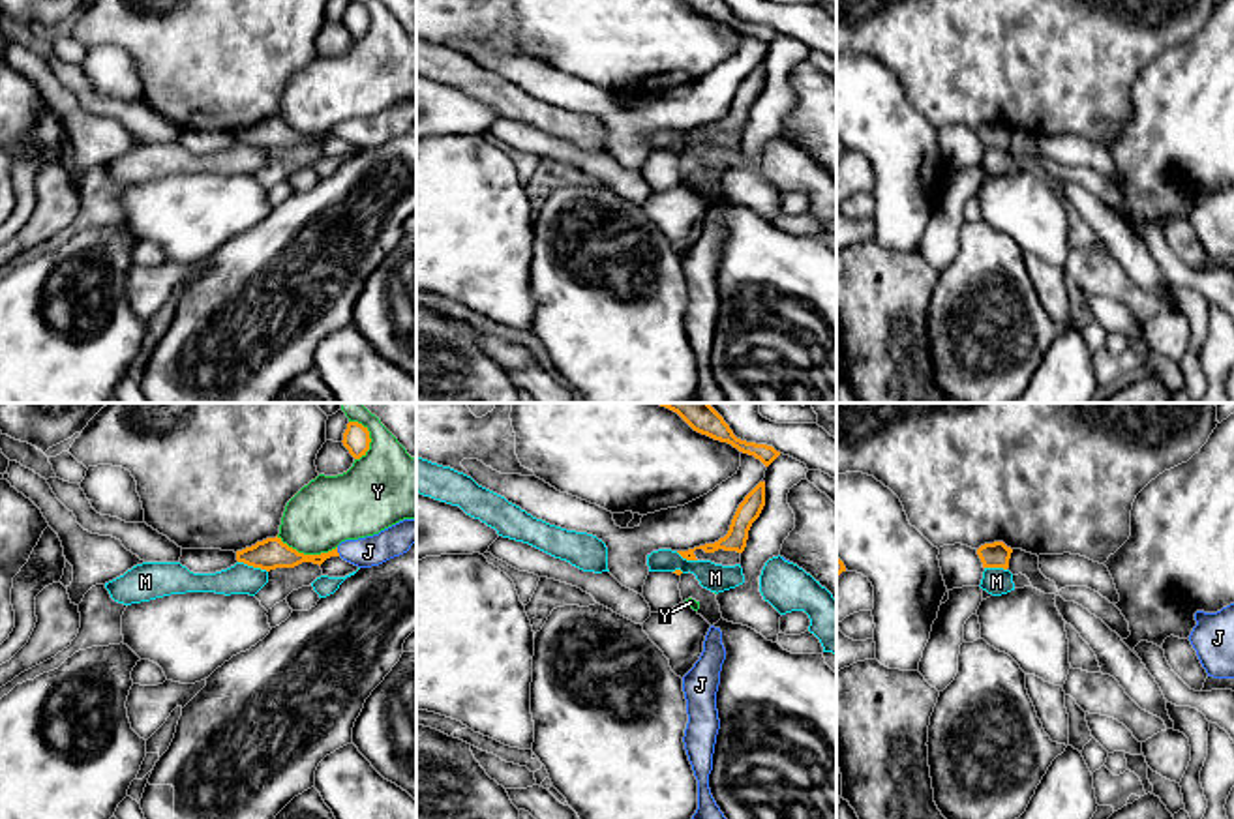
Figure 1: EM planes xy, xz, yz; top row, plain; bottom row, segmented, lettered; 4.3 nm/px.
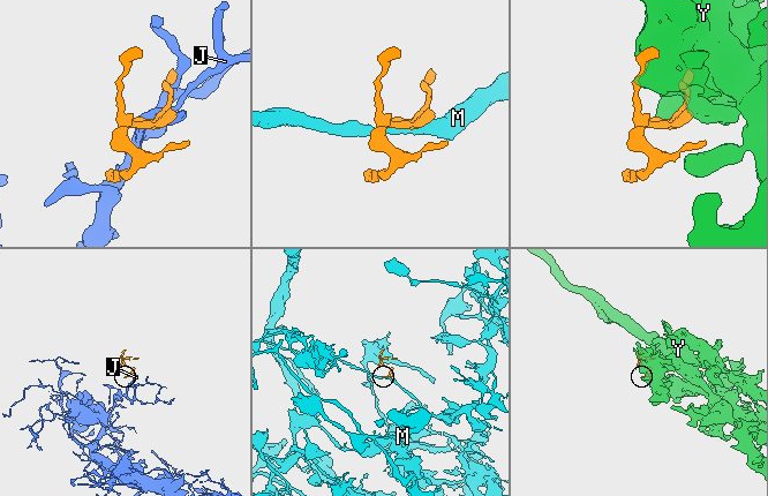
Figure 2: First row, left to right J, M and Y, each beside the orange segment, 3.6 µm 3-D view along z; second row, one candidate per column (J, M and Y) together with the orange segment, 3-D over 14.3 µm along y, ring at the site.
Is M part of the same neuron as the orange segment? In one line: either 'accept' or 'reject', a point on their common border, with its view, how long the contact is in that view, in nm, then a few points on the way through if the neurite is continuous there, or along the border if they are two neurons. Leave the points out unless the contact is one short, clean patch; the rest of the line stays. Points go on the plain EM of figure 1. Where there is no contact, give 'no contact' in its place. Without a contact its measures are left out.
reject; contact xy (254, 147); length 140 nm; border xy (239, 141), (267, 152)

